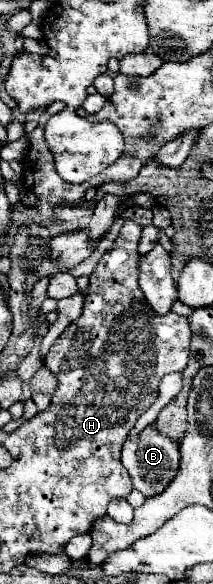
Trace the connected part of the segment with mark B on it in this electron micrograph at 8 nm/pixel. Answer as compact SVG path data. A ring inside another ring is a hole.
M153 424L143 428L137 438L127 438L121 448L121 462L125 470L129 472L133 488L139 490L147 498L161 494L171 484L171 480L175 478L179 470L179 460L181 460L179 442L163 436Z

